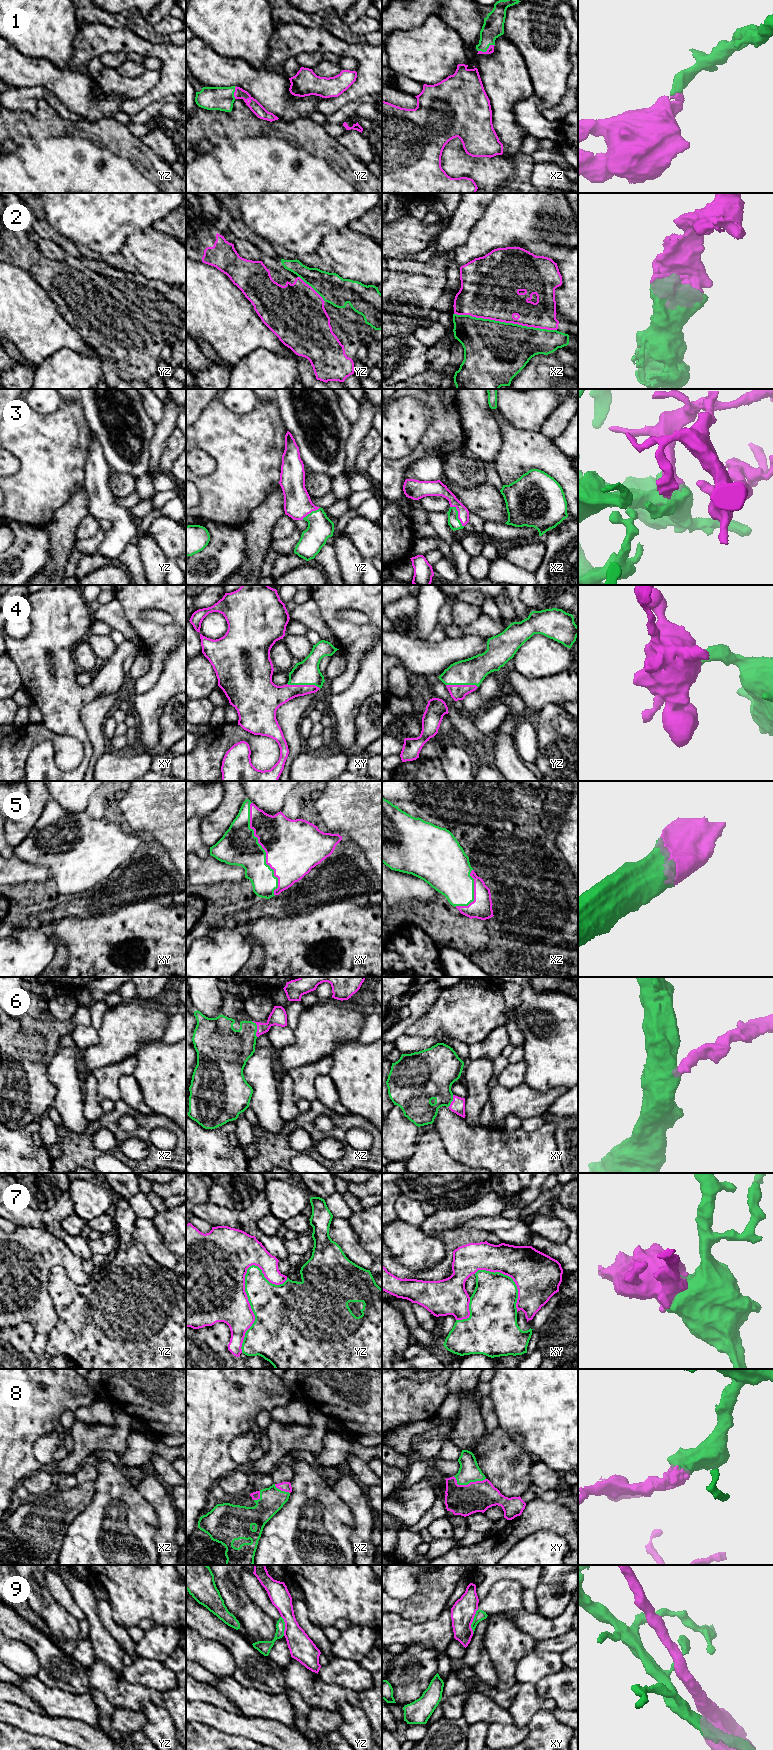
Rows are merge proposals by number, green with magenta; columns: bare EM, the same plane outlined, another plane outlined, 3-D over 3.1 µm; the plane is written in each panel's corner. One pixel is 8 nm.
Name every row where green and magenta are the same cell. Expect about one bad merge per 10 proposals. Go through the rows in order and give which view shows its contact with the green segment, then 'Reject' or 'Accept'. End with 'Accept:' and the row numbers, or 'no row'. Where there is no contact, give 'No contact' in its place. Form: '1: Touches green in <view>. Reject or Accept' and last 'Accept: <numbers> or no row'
1: Touches green in xz. Accept
2: Touches green in xz. Accept
3: Touches green in xz. Accept
4: Touches green in xy. Accept
5: Touches green in xy. Accept
6: Touches green in xz. Accept
7: Touches green in yz. Reject
8: Touches green in xy. Accept
9: Touches green in xy. Reject
Accept: 1, 2, 3, 4, 5, 6, 8

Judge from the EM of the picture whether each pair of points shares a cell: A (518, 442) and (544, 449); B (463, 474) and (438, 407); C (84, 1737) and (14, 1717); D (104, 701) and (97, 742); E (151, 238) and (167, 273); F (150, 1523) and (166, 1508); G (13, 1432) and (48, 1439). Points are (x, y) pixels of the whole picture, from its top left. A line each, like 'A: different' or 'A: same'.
A: same
B: different
C: same
D: same
E: same
F: different
G: different

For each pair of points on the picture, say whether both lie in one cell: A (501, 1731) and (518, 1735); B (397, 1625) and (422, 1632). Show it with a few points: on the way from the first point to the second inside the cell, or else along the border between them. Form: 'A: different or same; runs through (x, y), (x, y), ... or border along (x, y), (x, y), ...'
A: same; runs through (505, 1735), (514, 1735)
B: same; runs through (403, 1631), (416, 1632)

